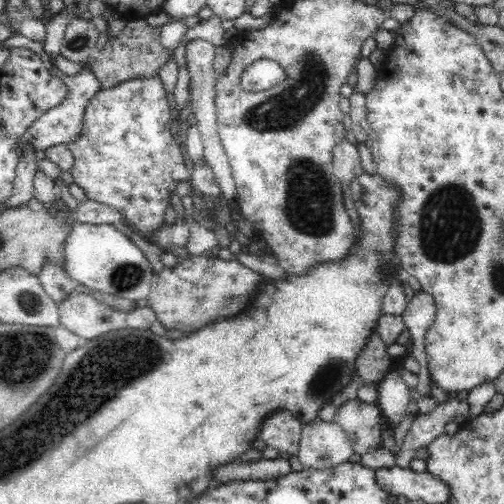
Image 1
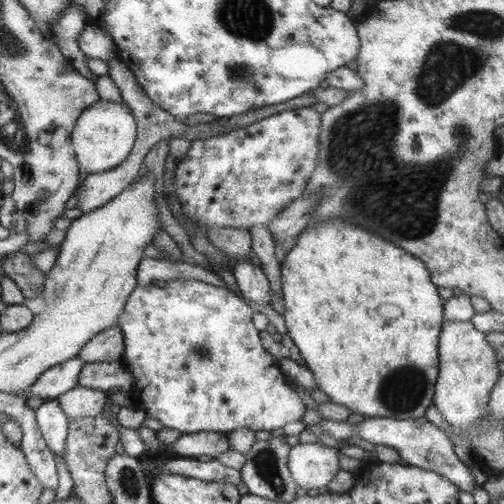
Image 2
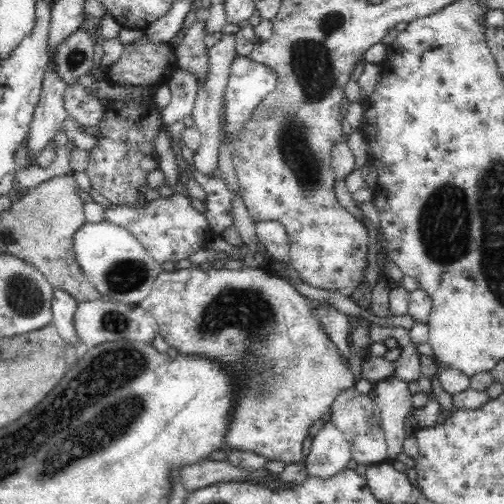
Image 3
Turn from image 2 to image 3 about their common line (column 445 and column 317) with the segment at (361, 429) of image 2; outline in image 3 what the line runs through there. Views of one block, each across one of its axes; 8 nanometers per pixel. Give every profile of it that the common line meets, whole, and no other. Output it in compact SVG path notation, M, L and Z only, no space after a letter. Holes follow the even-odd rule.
M332 420L324 422L318 436L312 440L312 452L308 460L304 458L308 474L318 480L326 480L346 470L350 460L354 458L344 432L340 432Z

